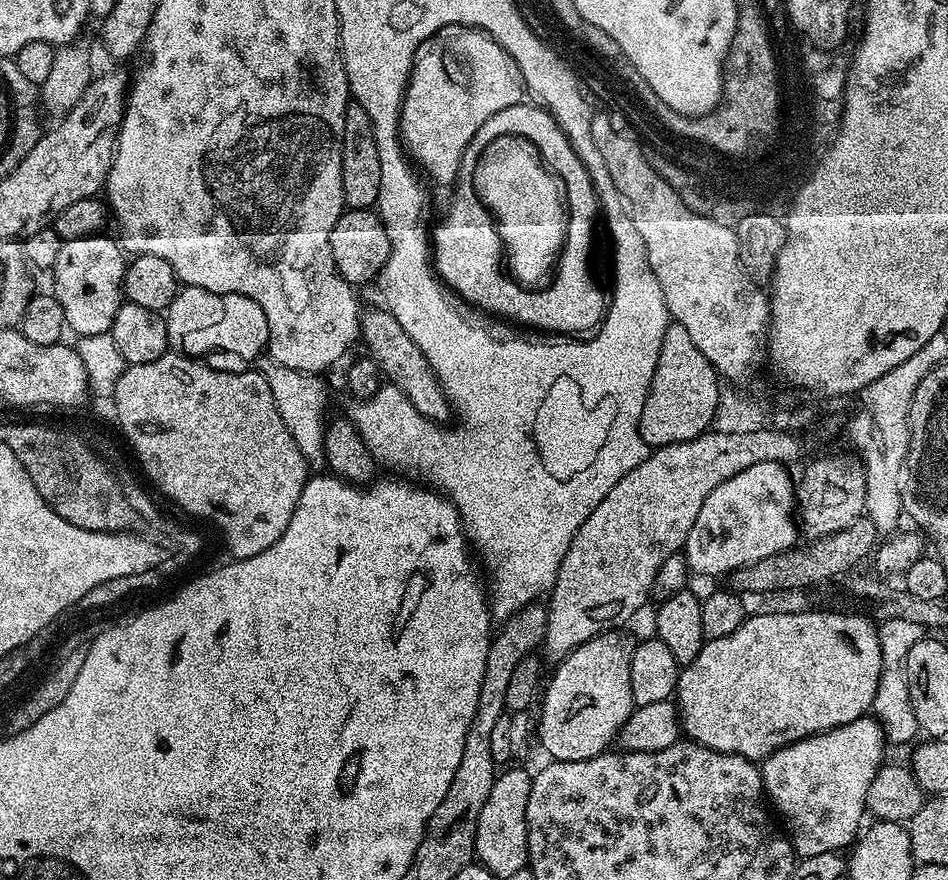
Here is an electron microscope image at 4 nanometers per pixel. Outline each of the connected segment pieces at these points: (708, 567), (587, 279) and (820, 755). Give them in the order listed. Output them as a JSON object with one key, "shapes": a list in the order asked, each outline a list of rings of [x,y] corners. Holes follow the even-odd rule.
{"shapes":[[[[761,458],[754,466],[750,466],[746,470],[742,470],[742,474],[734,474],[734,478],[726,478],[726,482],[722,482],[714,490],[710,490],[710,494],[706,498],[706,502],[702,502],[702,510],[698,510],[698,518],[694,518],[694,526],[690,526],[690,534],[686,538],[683,546],[683,553],[688,560],[688,567],[693,573],[696,572],[700,576],[723,576],[727,577],[742,567],[748,567],[752,563],[758,562],[759,559],[768,558],[770,555],[778,555],[791,549],[797,543],[796,532],[798,536],[798,520],[794,513],[797,511],[796,489],[794,476],[787,472],[785,465],[781,461],[771,458]]],[[[521,102],[516,104],[512,109],[507,108],[506,110],[498,110],[498,114],[495,119],[497,121],[504,123],[504,128],[508,132],[500,132],[497,136],[492,136],[488,140],[488,145],[485,146],[484,149],[480,152],[480,161],[474,165],[474,171],[478,174],[478,180],[480,180],[480,184],[478,187],[473,188],[470,186],[470,180],[467,175],[461,174],[456,177],[454,181],[454,187],[451,189],[452,192],[452,205],[448,208],[448,213],[445,214],[444,220],[440,220],[436,224],[436,229],[431,229],[430,232],[430,247],[432,250],[432,258],[434,261],[434,267],[436,269],[436,275],[440,277],[445,288],[448,289],[449,293],[455,294],[457,297],[464,296],[463,303],[465,305],[471,306],[473,309],[479,310],[481,313],[484,312],[493,312],[496,316],[505,316],[508,320],[517,320],[520,324],[525,324],[528,328],[541,328],[541,333],[544,334],[552,334],[548,332],[584,332],[580,334],[588,334],[593,331],[603,321],[606,315],[606,292],[600,289],[600,284],[596,281],[596,268],[592,263],[596,260],[596,219],[599,221],[602,216],[602,209],[600,206],[600,197],[596,194],[596,188],[592,185],[592,179],[590,178],[590,174],[586,170],[586,166],[582,162],[582,158],[578,158],[578,154],[572,148],[572,143],[568,140],[568,136],[566,133],[560,129],[558,126],[558,122],[553,118],[553,116],[548,112],[548,109],[543,106],[537,106],[535,103],[528,104],[529,102]],[[530,162],[536,162],[538,164],[538,168],[547,167],[548,171],[552,173],[553,176],[556,177],[557,180],[560,181],[562,185],[562,191],[564,194],[564,199],[566,201],[566,211],[562,214],[562,222],[560,220],[556,220],[556,222],[552,222],[552,230],[554,232],[550,232],[554,238],[538,238],[538,246],[540,246],[540,252],[542,252],[542,260],[540,260],[540,264],[538,264],[538,260],[536,260],[536,256],[530,256],[530,252],[534,252],[534,246],[530,246],[530,248],[526,248],[528,252],[526,252],[526,262],[530,264],[530,268],[522,268],[522,266],[518,266],[518,272],[522,274],[522,282],[519,283],[517,280],[513,280],[511,275],[506,271],[506,252],[503,247],[500,245],[500,234],[495,225],[495,223],[490,222],[490,213],[484,204],[486,203],[486,198],[488,198],[488,192],[490,190],[494,190],[494,192],[502,192],[502,184],[504,184],[504,178],[508,176],[508,168],[512,166],[512,170],[514,170],[514,164],[518,164],[520,166],[520,172],[524,174],[524,166],[526,166],[526,170],[528,170],[528,164]],[[560,256],[560,265],[556,268],[556,277],[552,280],[552,285],[549,288],[544,288],[541,292],[531,292],[529,288],[536,288],[539,284],[544,284],[548,279],[552,276],[552,267],[556,264],[556,259]]],[[[867,715],[849,724],[832,728],[828,732],[817,732],[816,735],[807,736],[804,740],[796,740],[785,748],[771,752],[762,761],[759,770],[760,777],[764,780],[764,791],[774,808],[776,803],[775,811],[780,811],[788,819],[793,832],[790,836],[792,851],[797,857],[840,852],[857,839],[865,823],[866,790],[870,790],[874,774],[878,774],[886,760],[884,748],[886,749],[886,737],[879,720]]]]}

